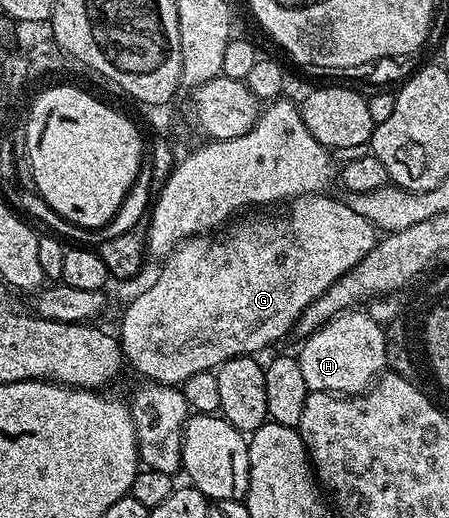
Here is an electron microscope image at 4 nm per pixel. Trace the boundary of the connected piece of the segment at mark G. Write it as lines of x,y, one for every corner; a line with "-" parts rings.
314,194
312,196
297,196
288,201
289,212
281,212
278,216
253,216
250,220
238,219
228,230
220,234
206,234
193,236
190,240
177,245
168,256
164,257
161,268
161,277
150,288
145,288
125,308
121,316
121,355
127,358
127,364
134,368
139,375
145,376
146,381
155,384
171,384
174,386
184,385
185,380
195,370
195,366
202,360
205,366
220,366
236,356
252,356
261,354
264,348
277,344
288,332
292,333
297,327
297,320
323,294
333,283
353,269
359,261
372,250
379,239
378,229
363,214
355,214
355,210
344,199
336,200
330,194

